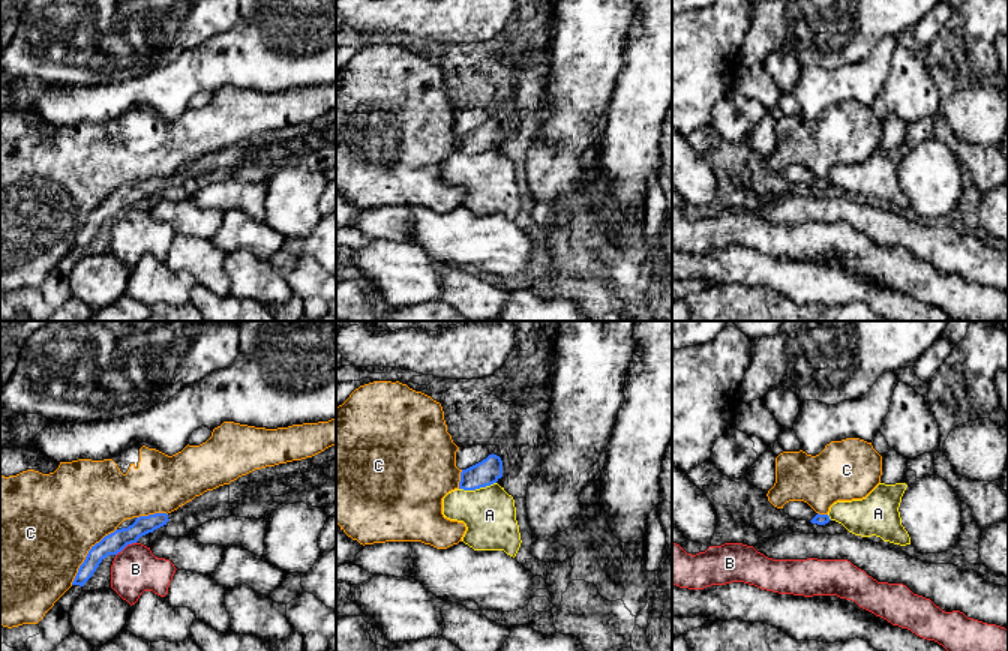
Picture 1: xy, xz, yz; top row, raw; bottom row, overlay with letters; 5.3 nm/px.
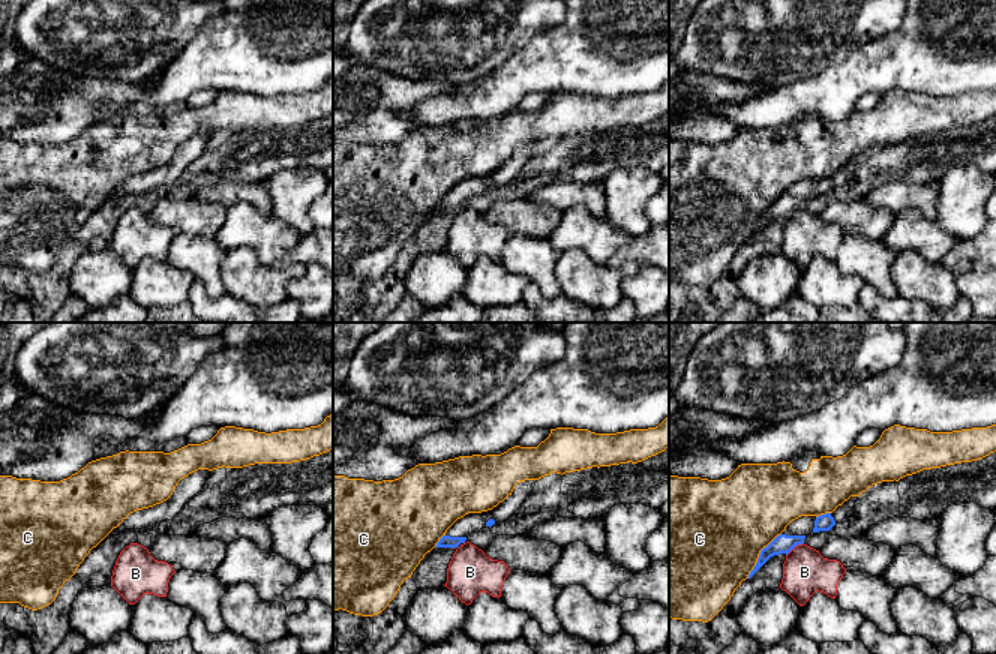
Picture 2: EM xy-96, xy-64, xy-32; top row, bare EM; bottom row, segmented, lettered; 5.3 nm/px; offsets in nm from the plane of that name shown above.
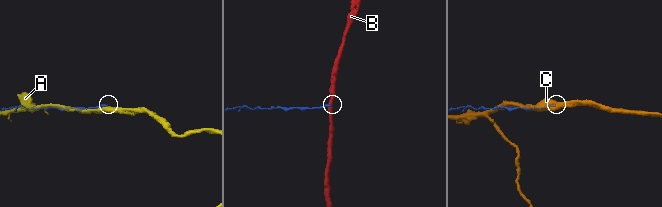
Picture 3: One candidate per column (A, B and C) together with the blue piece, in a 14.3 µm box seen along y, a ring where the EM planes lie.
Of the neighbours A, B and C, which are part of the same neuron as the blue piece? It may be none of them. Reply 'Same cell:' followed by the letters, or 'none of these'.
Same cell: none of these

